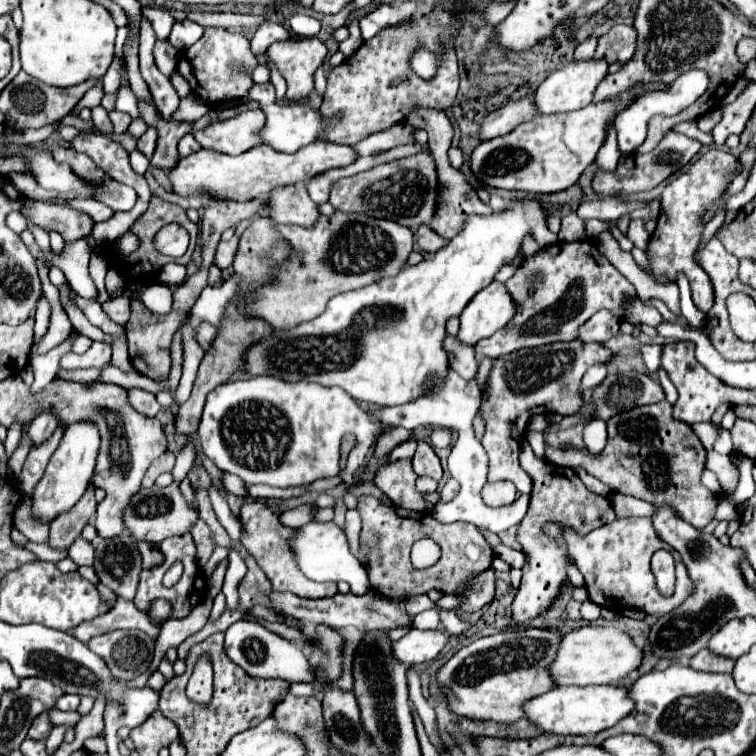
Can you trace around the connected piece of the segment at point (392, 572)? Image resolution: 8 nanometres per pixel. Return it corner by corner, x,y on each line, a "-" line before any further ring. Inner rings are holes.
360,496
358,512
362,518
362,532
360,532
360,552
368,558
366,572
370,586
384,594
386,598
410,598
416,594
426,594
428,590
440,590
444,594
454,594
466,578
488,570
492,566
492,546
482,536
480,528
470,522
454,522
454,524
440,524
436,522
430,512
414,512
404,508
394,508
374,496
-
432,538
440,550
440,560
426,570
416,570
410,564
410,548
416,540

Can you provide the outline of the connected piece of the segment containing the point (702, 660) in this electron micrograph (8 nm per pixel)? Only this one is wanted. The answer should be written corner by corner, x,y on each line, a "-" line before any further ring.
708,648
700,650
692,660
690,660
690,666
694,670
704,670
704,672
724,672
724,674
730,674
732,668
734,668
736,660
730,660
730,658
724,658
724,656
714,656
714,652
710,652

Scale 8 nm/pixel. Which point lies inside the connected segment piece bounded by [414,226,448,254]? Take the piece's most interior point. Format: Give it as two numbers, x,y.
425,240

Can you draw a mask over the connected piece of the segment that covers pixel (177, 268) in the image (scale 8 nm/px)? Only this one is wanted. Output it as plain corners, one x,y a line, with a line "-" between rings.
169,263
164,266
157,274
159,282
164,284
179,284
186,278
187,270
183,265

